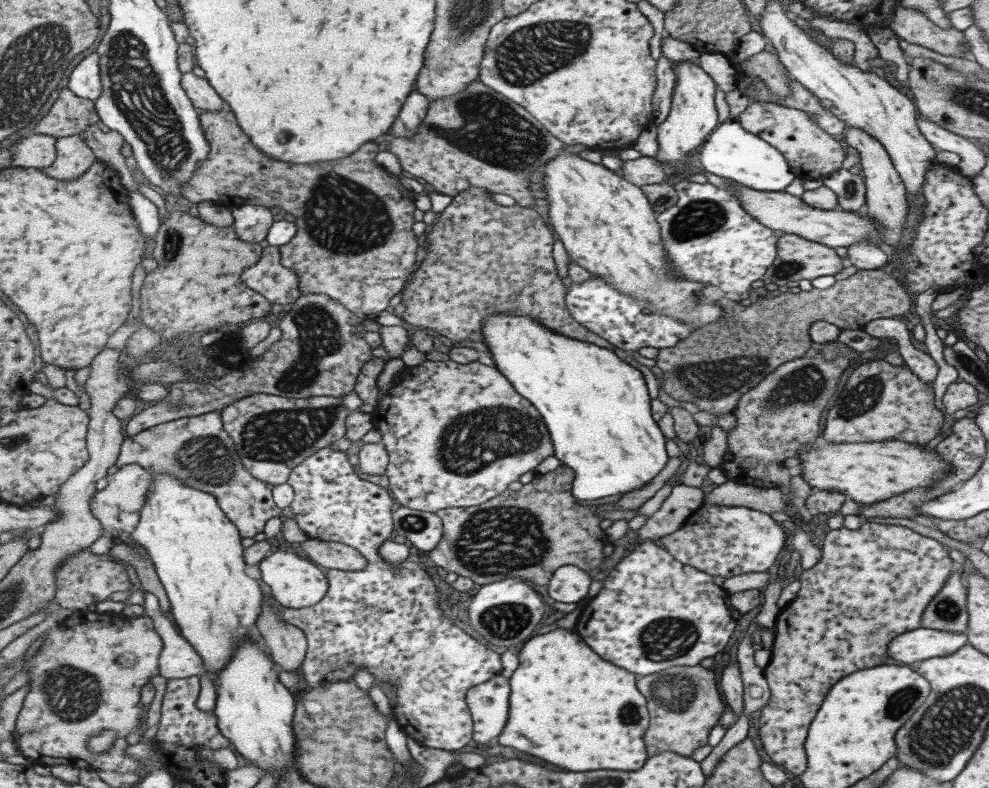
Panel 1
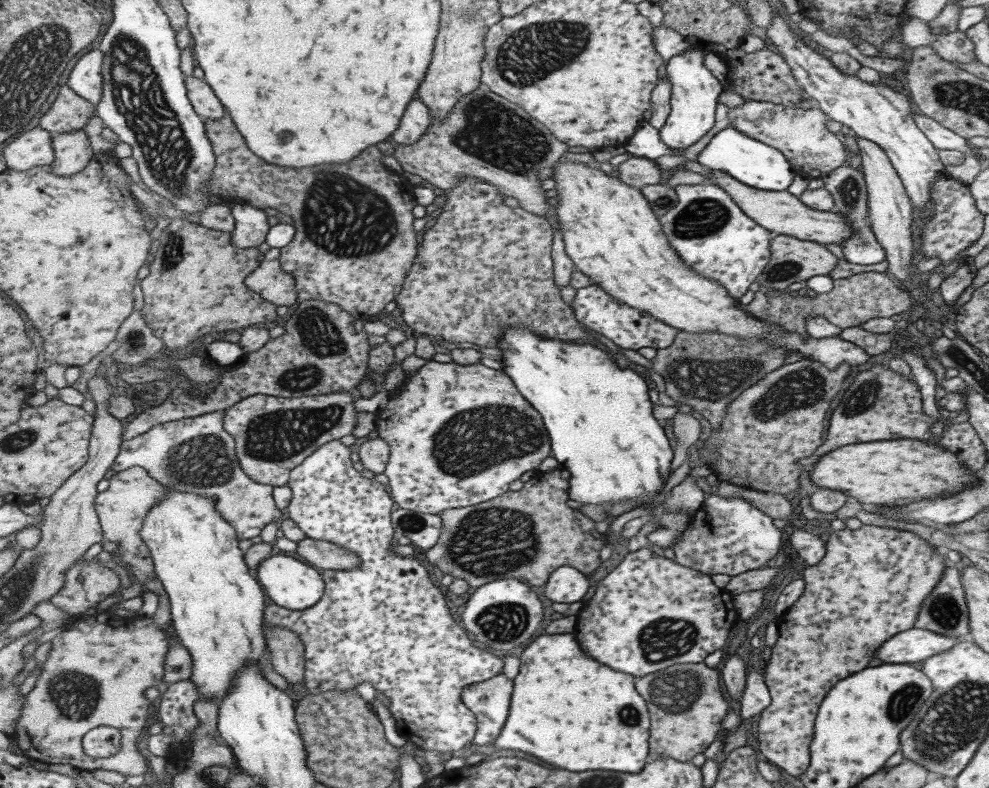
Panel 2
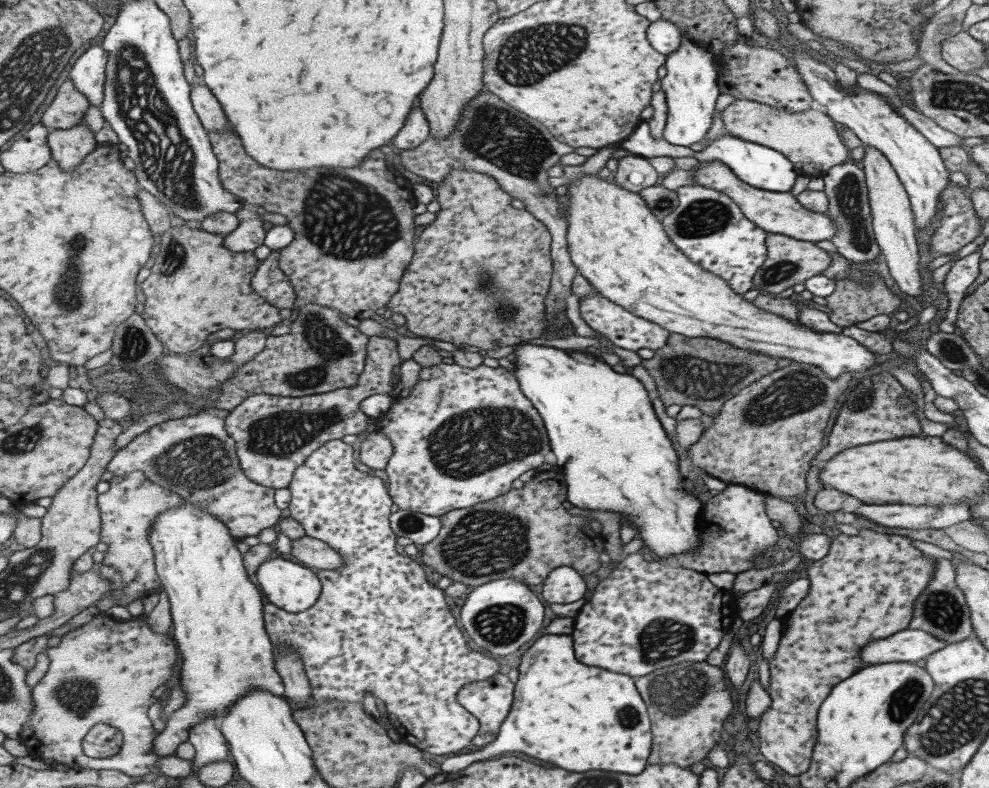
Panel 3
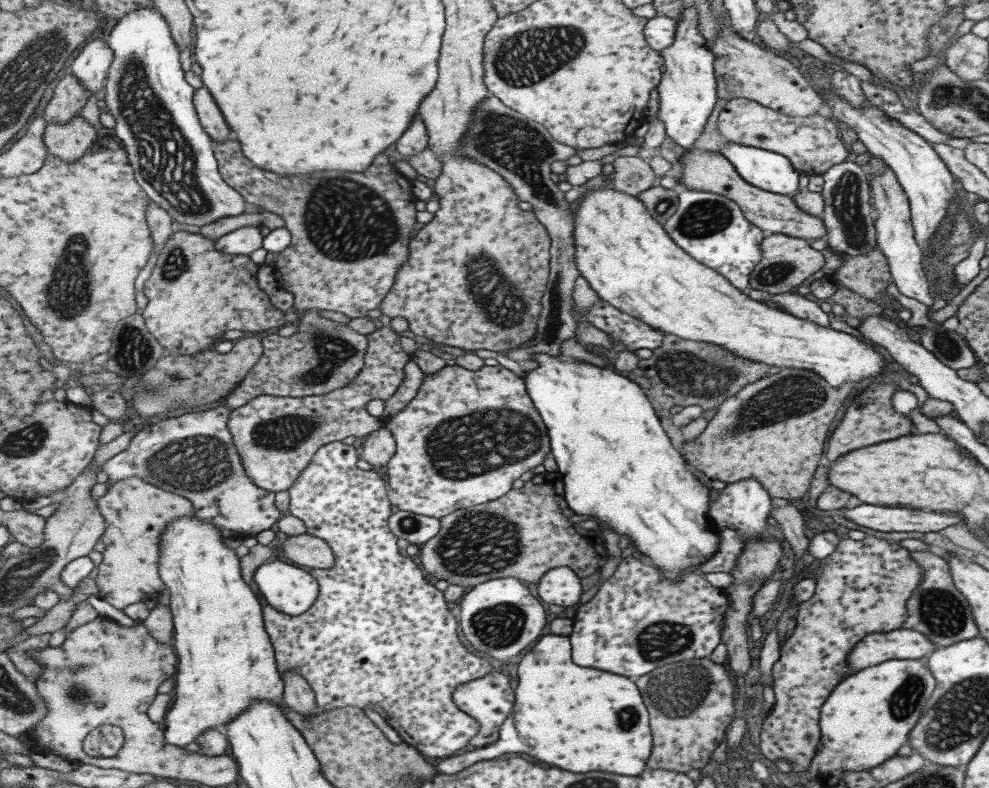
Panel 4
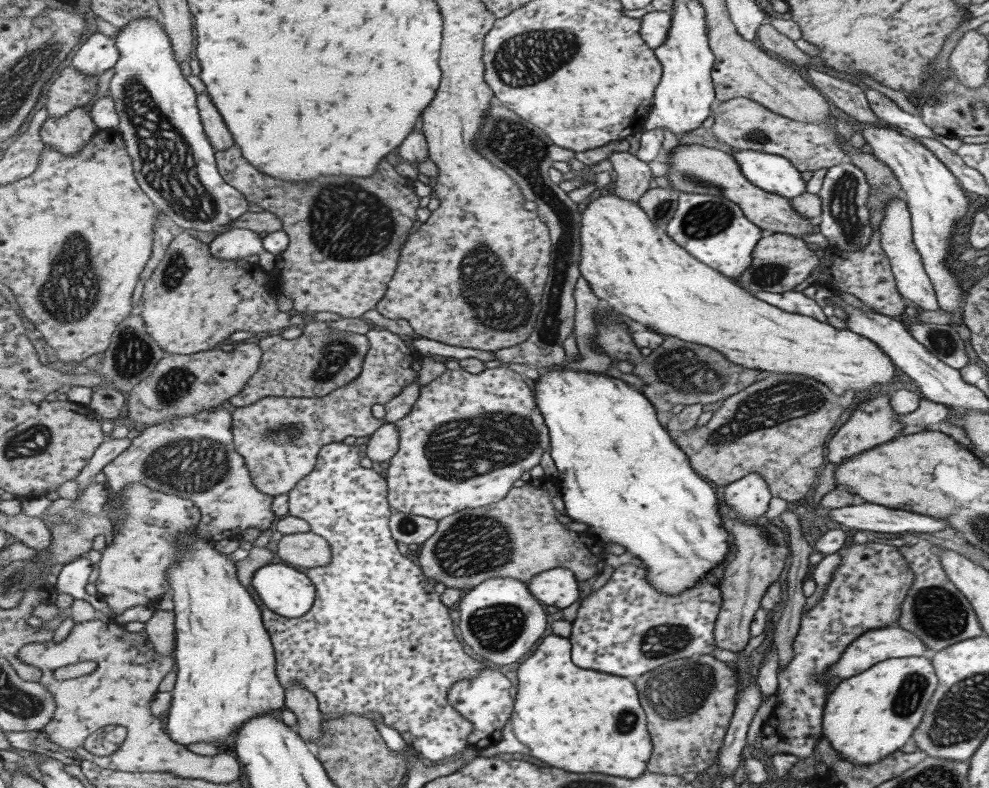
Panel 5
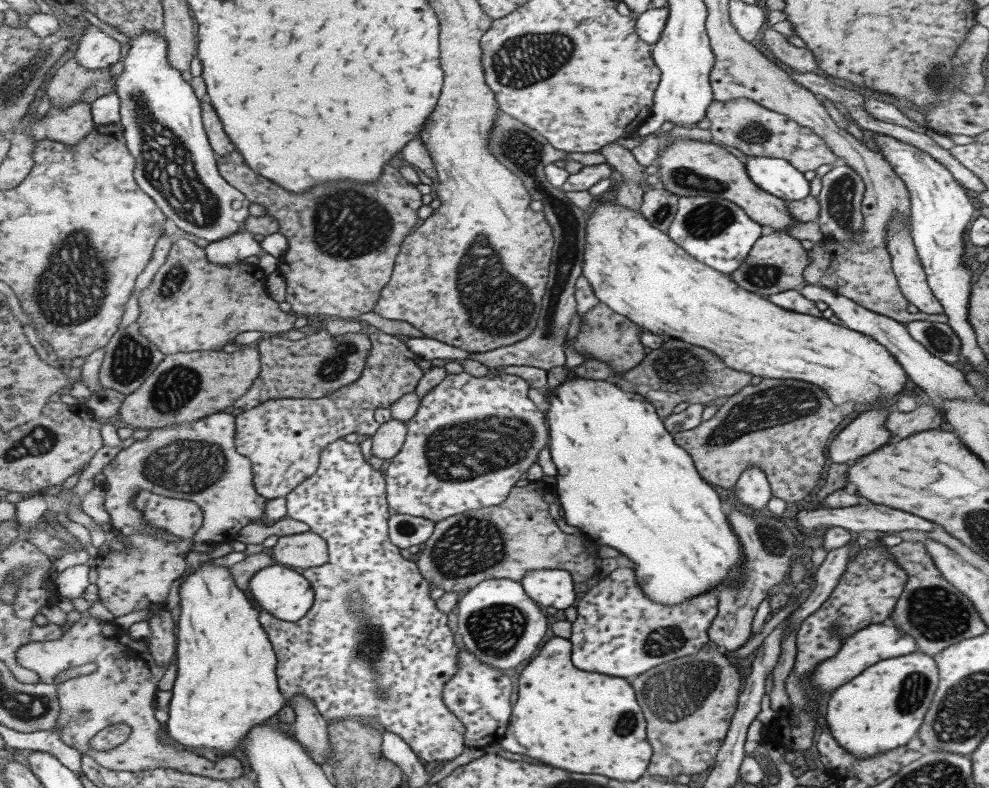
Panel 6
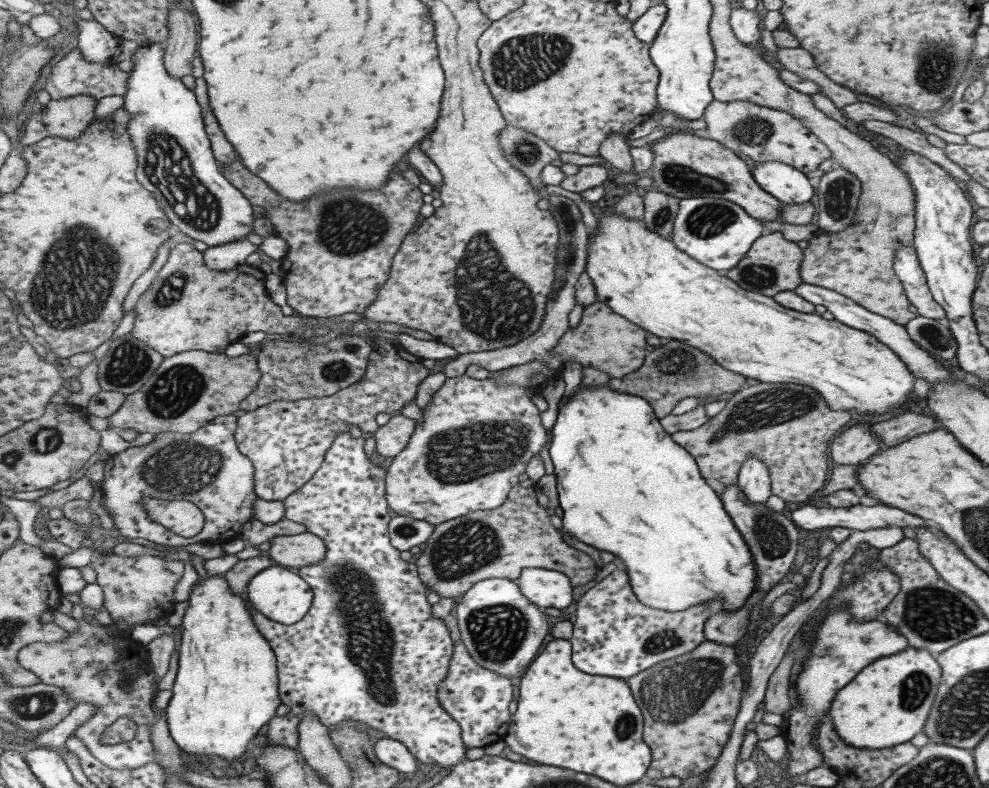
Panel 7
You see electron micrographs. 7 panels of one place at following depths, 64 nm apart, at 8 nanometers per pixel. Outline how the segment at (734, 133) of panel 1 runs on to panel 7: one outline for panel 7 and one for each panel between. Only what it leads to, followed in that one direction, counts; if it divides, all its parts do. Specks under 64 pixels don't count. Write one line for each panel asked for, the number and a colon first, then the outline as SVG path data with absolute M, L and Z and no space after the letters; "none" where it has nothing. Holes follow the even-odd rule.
2: M733 126L719 130L709 140L709 144L701 150L701 154L697 156L697 162L701 166L709 168L711 172L725 172L731 178L735 178L735 180L743 182L745 186L755 188L759 192L785 192L787 186L791 184L791 180L795 178L795 172L793 172L789 160L785 160L785 156L777 148L771 148L765 142L749 138L747 134L735 130Z
3: M721 132L721 138L713 138L701 152L695 152L693 158L697 158L699 162L719 162L725 164L741 182L765 190L765 192L789 192L789 188L793 186L793 180L797 176L795 166L789 162L789 158L785 158L781 152L773 150L773 148L765 148L761 144L755 142L747 142L741 140L737 136L733 136L731 132Z
4: M727 140L713 154L721 154L723 160L729 160L729 164L735 168L735 172L747 184L751 184L755 188L761 188L761 190L773 192L773 194L787 194L787 196L793 196L797 192L797 176L799 176L799 172L793 168L793 164L785 156L781 156L777 152L757 148L757 146L743 146L743 144Z
5: M733 148L731 156L737 162L741 174L763 192L791 200L803 194L807 188L799 176L801 172L797 172L797 168L785 156L743 148Z
6: M745 154L745 172L755 186L785 202L809 196L809 188L813 186L793 164L773 156Z
7: M779 160L755 162L751 176L755 178L761 190L775 196L783 204L809 202L809 198L815 192L815 188L809 186L809 178L805 178L803 172Z

